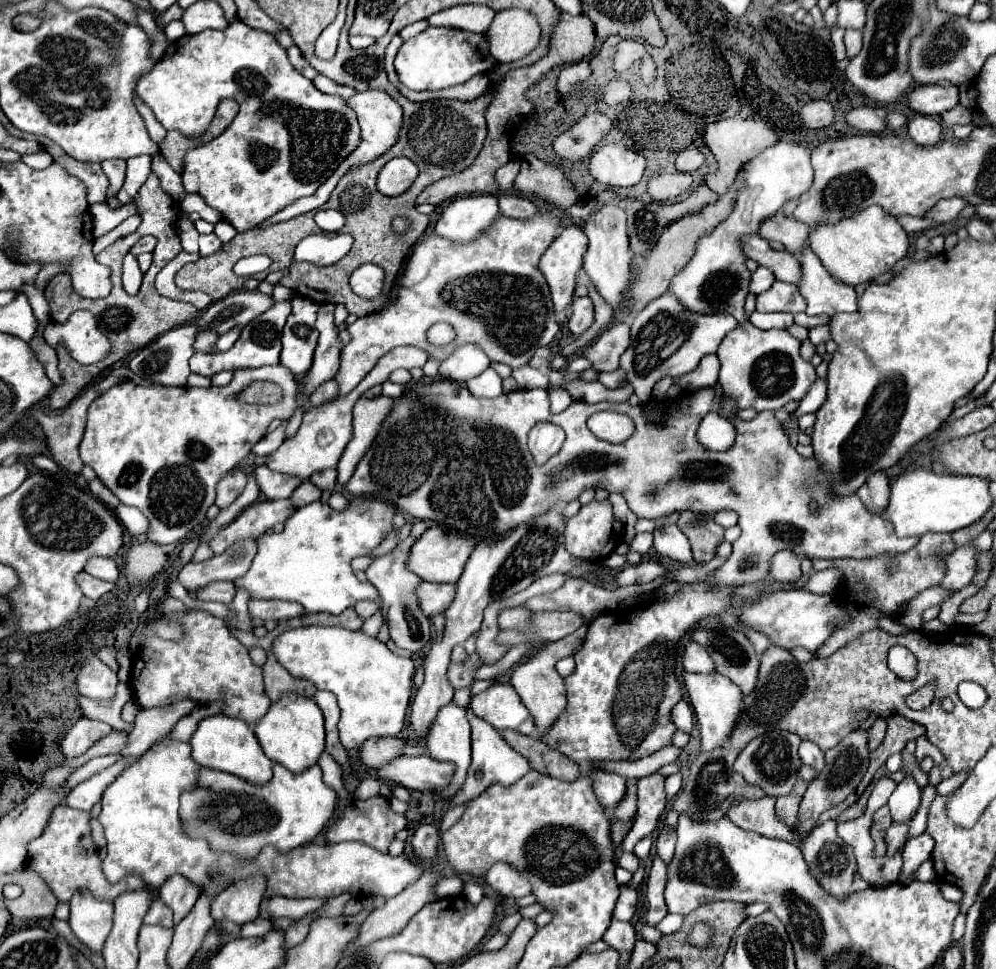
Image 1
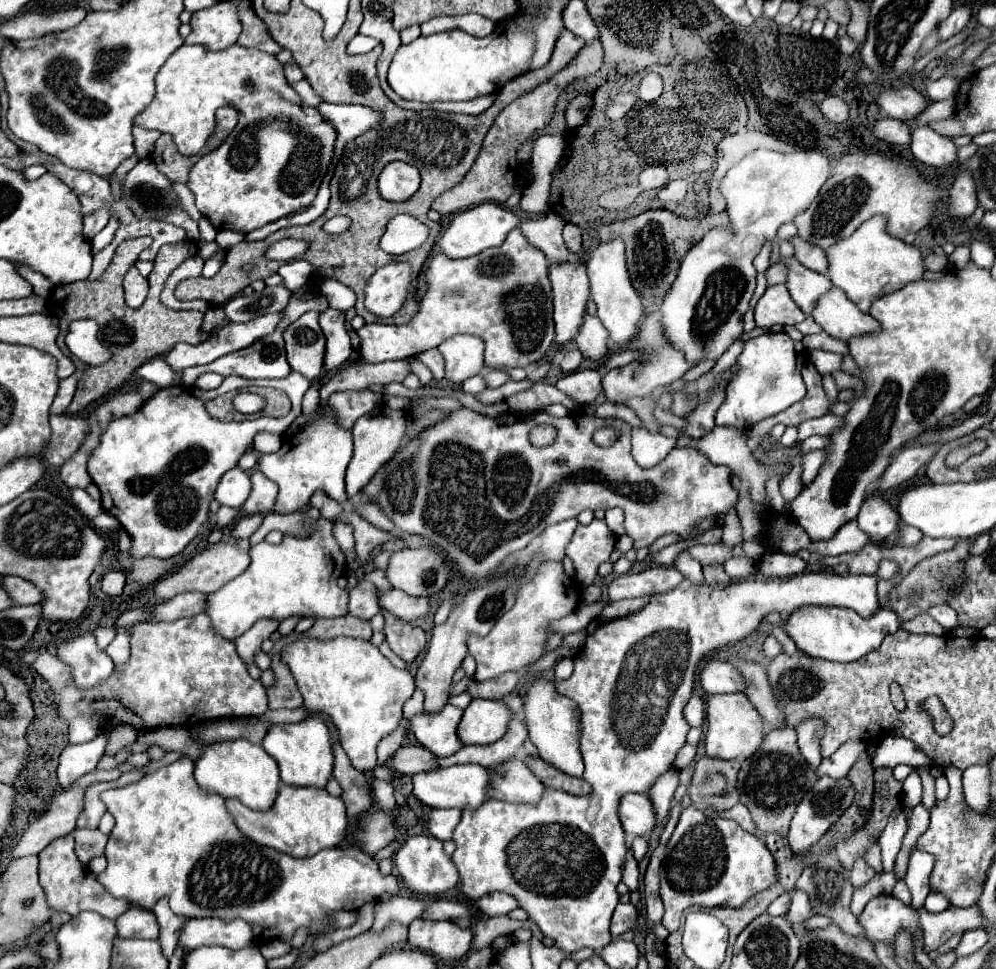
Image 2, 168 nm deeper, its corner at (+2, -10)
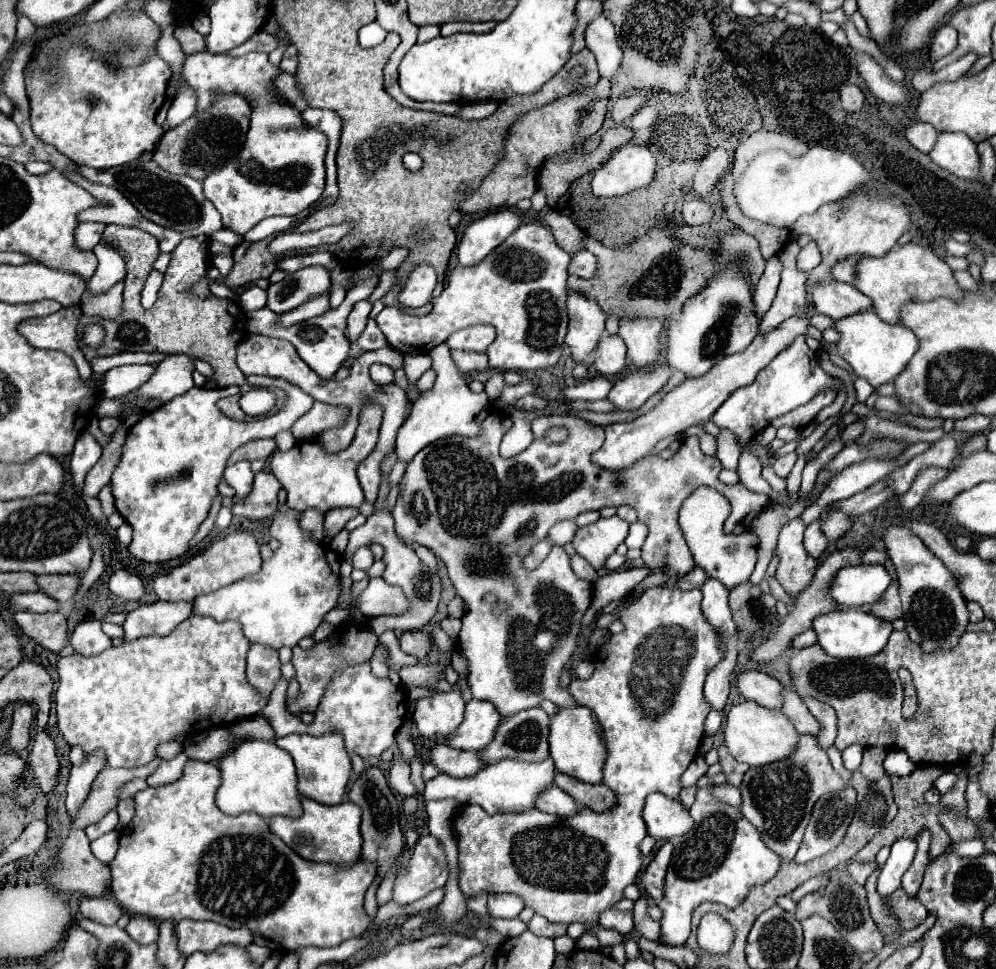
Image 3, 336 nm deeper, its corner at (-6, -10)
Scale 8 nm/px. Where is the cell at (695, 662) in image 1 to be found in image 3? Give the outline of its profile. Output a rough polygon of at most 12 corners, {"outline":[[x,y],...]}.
{"outline":[[741,671],[739,697],[781,707],[783,685],[761,671]]}

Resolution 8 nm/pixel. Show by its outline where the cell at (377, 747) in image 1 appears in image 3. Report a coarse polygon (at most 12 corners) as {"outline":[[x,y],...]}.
{"outline":[[435,745],[427,761],[453,777],[485,765],[477,751]]}

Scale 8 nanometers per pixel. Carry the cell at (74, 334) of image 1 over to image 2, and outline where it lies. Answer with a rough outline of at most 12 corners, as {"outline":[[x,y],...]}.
{"outline":[[97,323],[69,325],[65,343],[87,365],[101,365],[109,351],[97,339]]}

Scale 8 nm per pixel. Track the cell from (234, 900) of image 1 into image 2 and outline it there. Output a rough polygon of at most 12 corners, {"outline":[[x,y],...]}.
{"outline":[[187,919],[179,945],[243,949],[253,931],[241,919]]}

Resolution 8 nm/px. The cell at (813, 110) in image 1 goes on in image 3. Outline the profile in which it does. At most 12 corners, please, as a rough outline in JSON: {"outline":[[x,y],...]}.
{"outline":[[841,85],[839,99],[847,113],[859,113],[863,93],[857,85]]}

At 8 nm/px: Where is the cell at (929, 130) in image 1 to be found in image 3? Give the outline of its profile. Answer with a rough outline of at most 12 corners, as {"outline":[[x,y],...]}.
{"outline":[[939,133],[929,157],[963,179],[979,177],[977,145]]}

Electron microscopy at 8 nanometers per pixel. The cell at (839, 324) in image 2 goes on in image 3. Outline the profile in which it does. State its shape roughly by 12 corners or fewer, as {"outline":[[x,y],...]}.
{"outline":[[873,309],[837,319],[837,355],[875,389],[917,351],[901,323]]}

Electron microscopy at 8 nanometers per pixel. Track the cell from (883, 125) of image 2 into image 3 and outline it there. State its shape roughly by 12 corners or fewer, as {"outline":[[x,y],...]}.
{"outline":[[915,121],[905,137],[921,153],[929,153],[937,131],[929,123]]}

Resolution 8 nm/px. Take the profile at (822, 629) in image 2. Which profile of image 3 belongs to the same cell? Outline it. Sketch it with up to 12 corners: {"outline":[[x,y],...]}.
{"outline":[[861,609],[813,619],[817,643],[837,659],[877,655],[893,625]]}

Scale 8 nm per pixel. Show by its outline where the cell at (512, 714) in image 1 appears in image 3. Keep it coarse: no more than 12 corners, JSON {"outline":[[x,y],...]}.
{"outline":[[469,701],[447,743],[483,751],[501,723],[489,701]]}

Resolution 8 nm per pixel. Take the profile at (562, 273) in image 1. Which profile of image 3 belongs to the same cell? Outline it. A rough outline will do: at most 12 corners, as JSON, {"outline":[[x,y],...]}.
{"outline":[[569,291],[565,343],[583,361],[605,335],[607,315]]}

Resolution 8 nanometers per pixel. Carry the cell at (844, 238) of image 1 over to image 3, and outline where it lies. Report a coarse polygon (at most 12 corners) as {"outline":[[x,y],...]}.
{"outline":[[927,247],[861,255],[853,285],[899,323],[901,305],[961,297]]}

